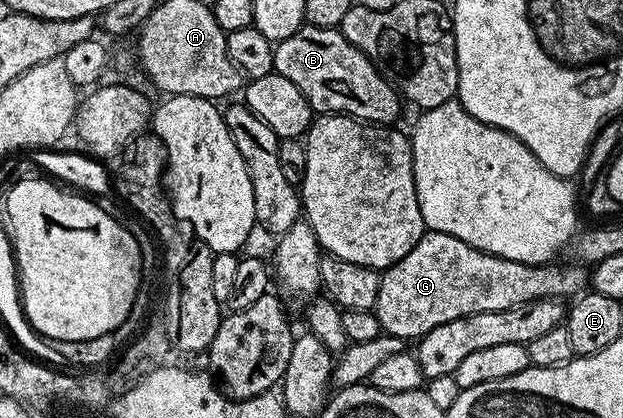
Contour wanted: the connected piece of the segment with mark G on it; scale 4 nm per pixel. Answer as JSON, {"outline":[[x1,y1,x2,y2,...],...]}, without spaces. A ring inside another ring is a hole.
{"outline":[[426,231,419,239,419,243,415,243,415,247,411,247,411,251,407,251,407,255,403,255,403,259,399,259,394,265,381,273,381,282,379,283,379,299,377,300,376,314,381,324,382,330,391,337,403,337,406,339,420,339,424,333,431,331,435,327,439,327,439,323,451,323,451,319,459,319,467,315,475,315,483,311,507,311,507,307,515,307,519,303,531,303,539,299,566,299,565,297,578,296,589,283,588,270,577,263,573,265,553,265,557,263,542,263,539,265,528,265,527,263,519,263,511,259,503,259,496,257,490,253,484,253,482,249,471,247,467,243,463,243,463,239,455,239,455,235,447,235,446,233,434,233]]}

